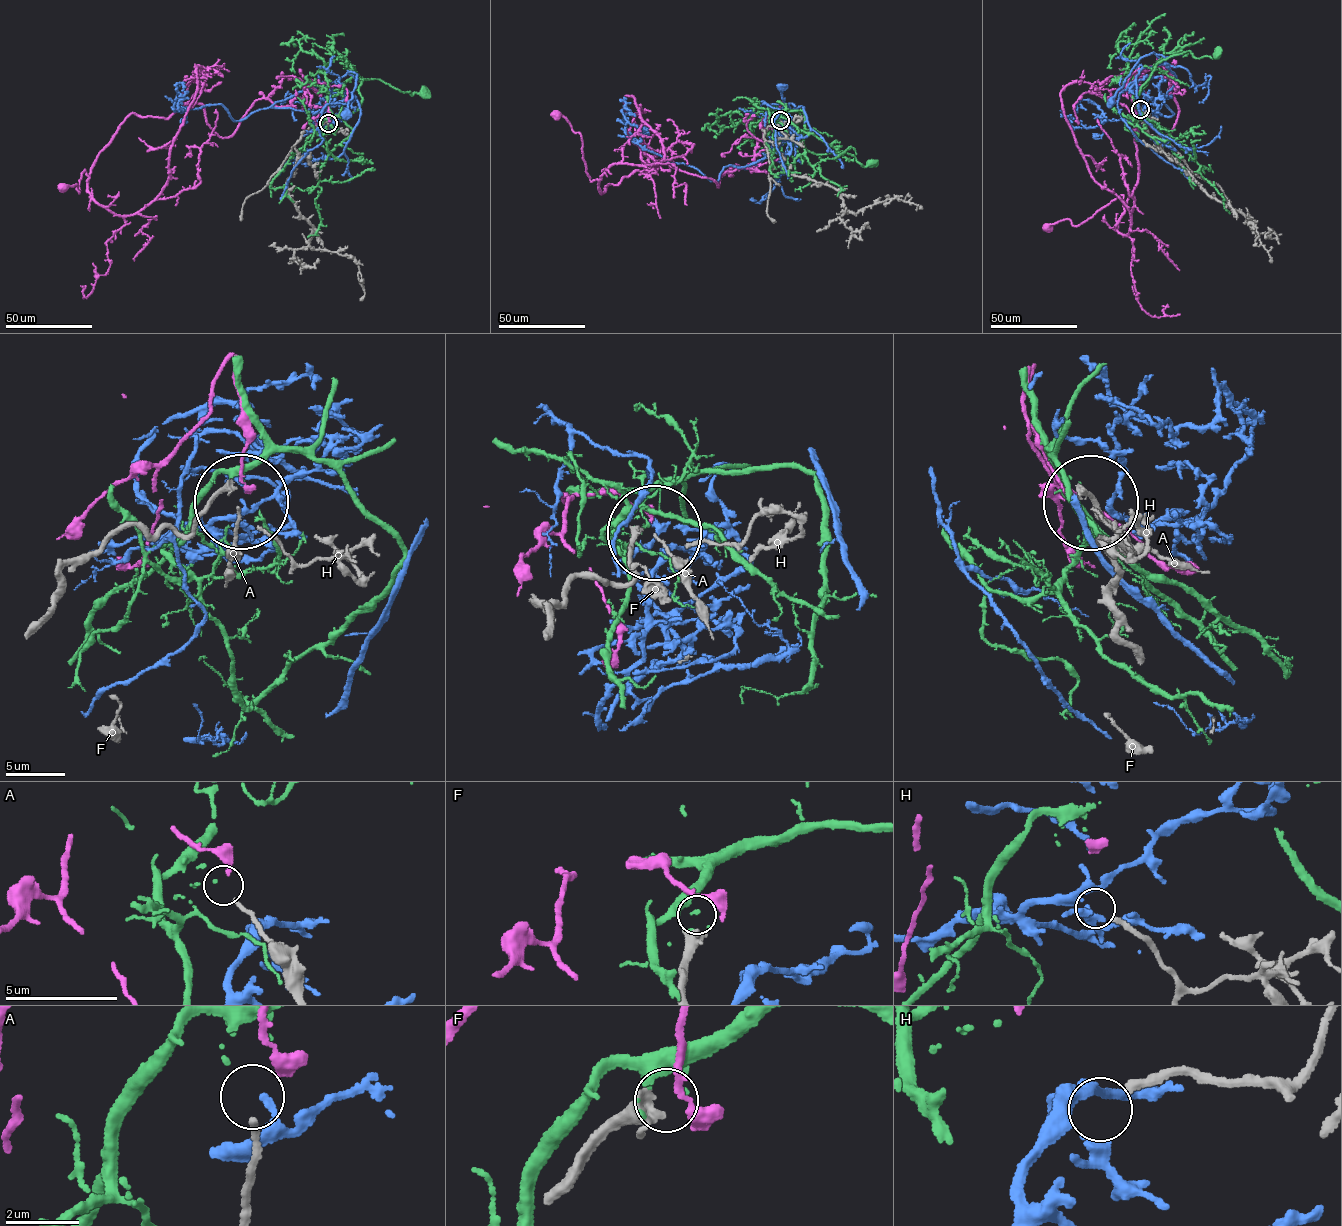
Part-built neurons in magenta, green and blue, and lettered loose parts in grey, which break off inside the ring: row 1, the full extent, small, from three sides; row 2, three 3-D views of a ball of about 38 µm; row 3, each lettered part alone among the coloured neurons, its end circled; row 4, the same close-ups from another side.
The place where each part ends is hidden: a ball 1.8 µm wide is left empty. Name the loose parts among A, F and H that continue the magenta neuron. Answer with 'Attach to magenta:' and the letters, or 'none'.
Attach to magenta: A

